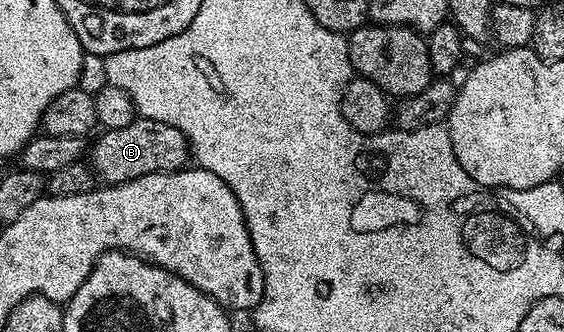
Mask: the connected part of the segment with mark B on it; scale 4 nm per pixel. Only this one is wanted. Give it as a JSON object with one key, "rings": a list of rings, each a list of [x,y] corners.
{"rings":[[[138,116],[137,120],[127,123],[127,127],[107,129],[100,134],[97,142],[92,142],[91,168],[102,182],[118,185],[124,181],[134,181],[152,173],[176,173],[186,168],[191,161],[189,140],[179,127],[159,123],[155,119]]]}

